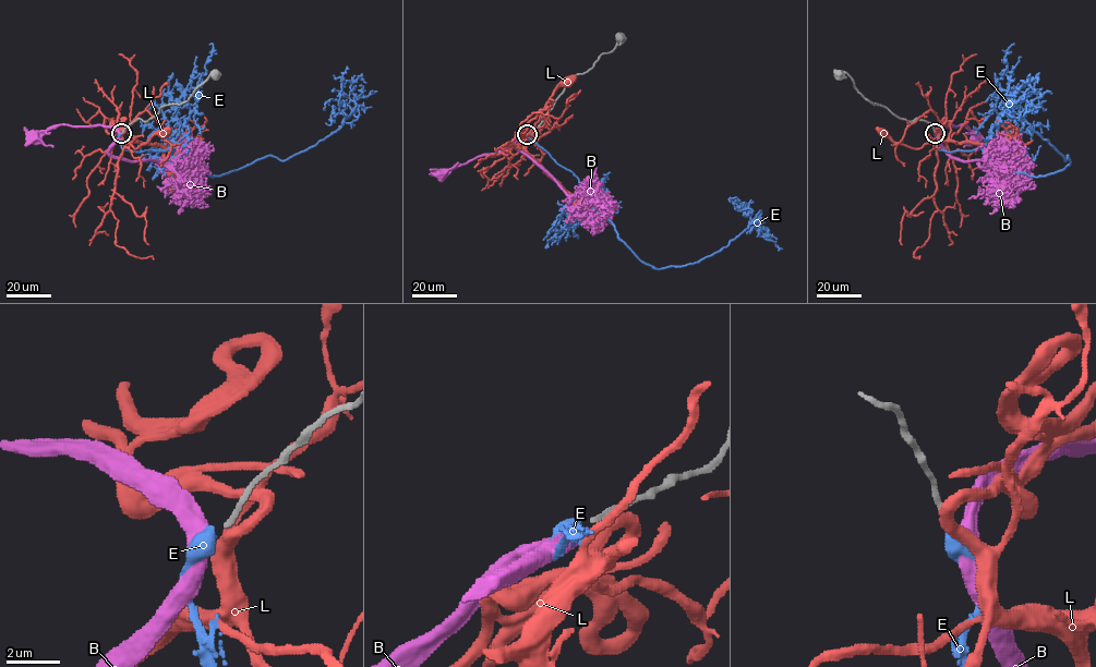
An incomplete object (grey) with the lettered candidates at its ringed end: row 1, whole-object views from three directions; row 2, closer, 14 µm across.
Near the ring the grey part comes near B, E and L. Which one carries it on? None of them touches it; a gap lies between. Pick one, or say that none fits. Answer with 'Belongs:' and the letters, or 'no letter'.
Belongs: E

